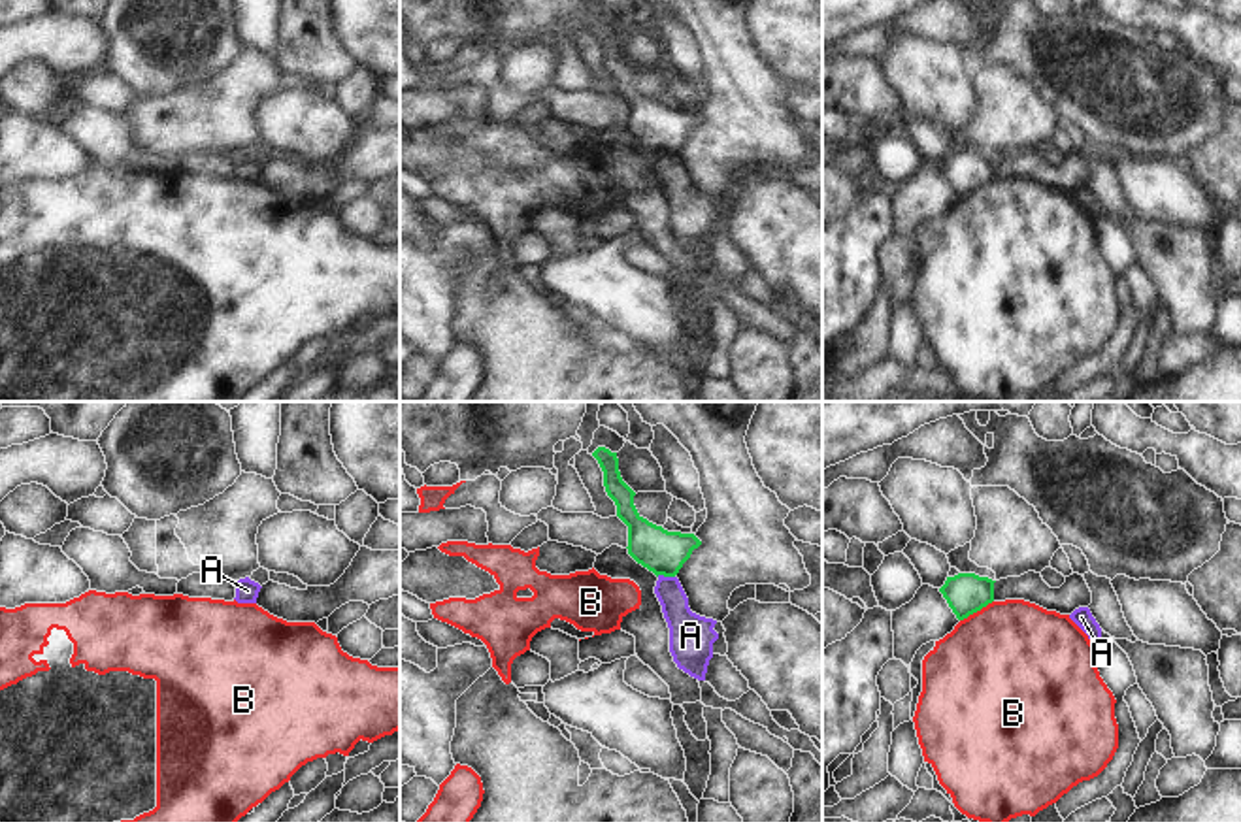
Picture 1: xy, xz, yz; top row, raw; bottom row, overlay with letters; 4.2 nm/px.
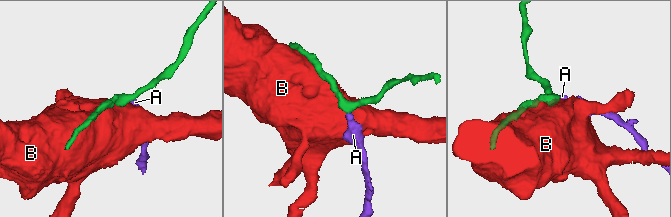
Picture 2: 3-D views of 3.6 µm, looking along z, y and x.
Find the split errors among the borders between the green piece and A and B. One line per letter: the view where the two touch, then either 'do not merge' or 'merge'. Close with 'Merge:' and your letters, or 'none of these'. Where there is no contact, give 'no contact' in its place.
A: xz | do not merge
B: yz | do not merge
Merge: none of these

